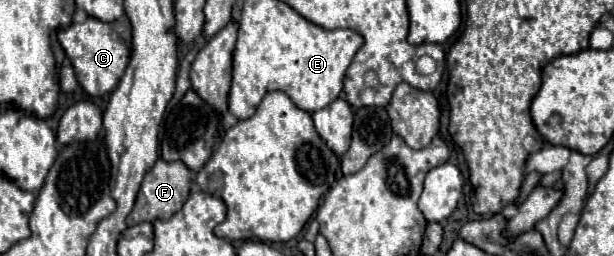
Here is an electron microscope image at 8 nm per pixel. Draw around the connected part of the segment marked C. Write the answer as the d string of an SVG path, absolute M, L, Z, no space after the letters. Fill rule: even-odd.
M121 16L115 22L87 18L81 24L71 24L67 30L61 30L57 38L75 68L79 84L89 96L103 96L117 86L131 56L131 24L127 16Z

